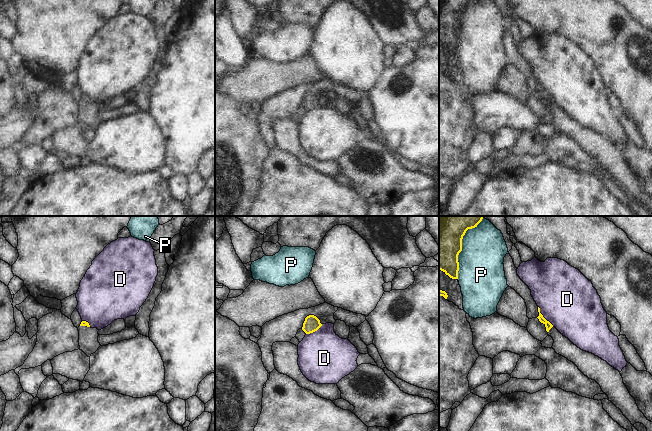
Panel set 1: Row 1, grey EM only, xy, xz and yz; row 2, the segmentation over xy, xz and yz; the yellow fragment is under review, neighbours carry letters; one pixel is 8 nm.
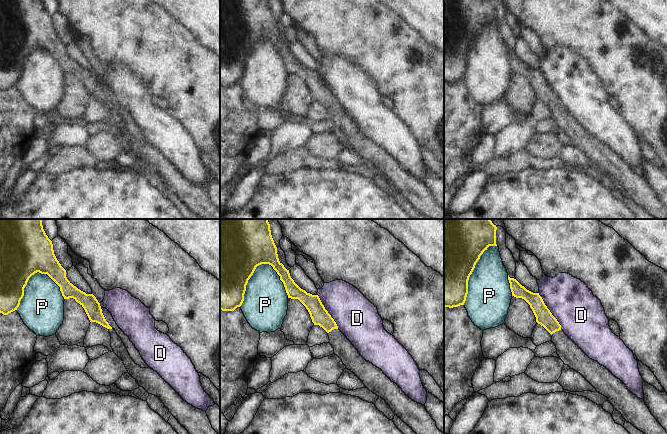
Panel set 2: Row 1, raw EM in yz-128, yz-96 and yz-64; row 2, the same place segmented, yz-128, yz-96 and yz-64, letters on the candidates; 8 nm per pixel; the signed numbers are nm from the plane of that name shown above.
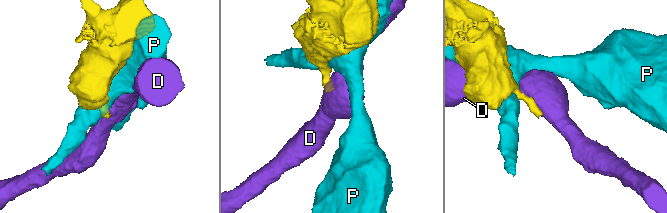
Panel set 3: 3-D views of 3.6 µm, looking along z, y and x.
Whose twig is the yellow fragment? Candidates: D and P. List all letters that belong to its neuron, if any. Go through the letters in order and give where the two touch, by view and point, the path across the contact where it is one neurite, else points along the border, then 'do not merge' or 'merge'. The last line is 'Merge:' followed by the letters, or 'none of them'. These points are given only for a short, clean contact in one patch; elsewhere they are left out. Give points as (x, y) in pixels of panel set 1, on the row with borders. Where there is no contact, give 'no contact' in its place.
D: meets yellow in yz at (542, 316); border along yz (538, 306), (539, 312), (553, 326); do not merge
P: meets yellow in yz at (461, 246); do not merge
Merge: none of them

